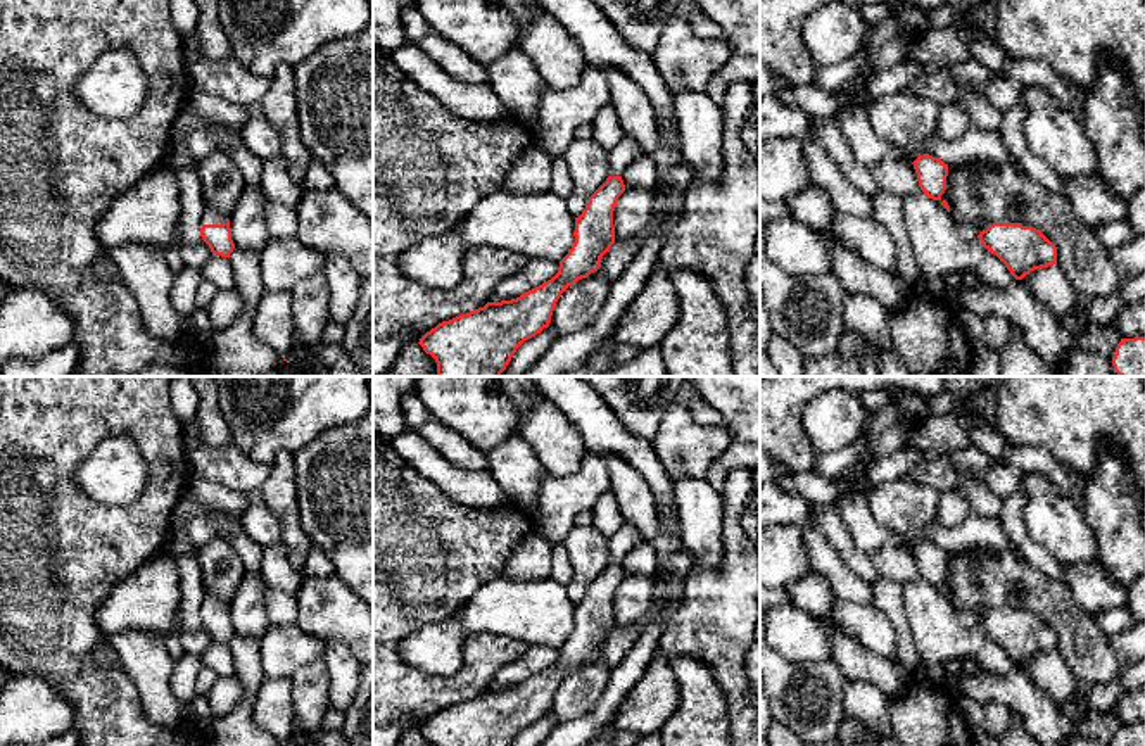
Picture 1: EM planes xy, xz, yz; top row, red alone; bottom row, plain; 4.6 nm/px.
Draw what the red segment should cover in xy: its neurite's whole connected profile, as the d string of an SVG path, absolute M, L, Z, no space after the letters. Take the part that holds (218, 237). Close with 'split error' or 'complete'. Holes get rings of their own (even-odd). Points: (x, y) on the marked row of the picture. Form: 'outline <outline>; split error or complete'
outline M206 205L199 219L200 237L209 245L212 256L230 257L235 249L230 219L218 209Z; split error

